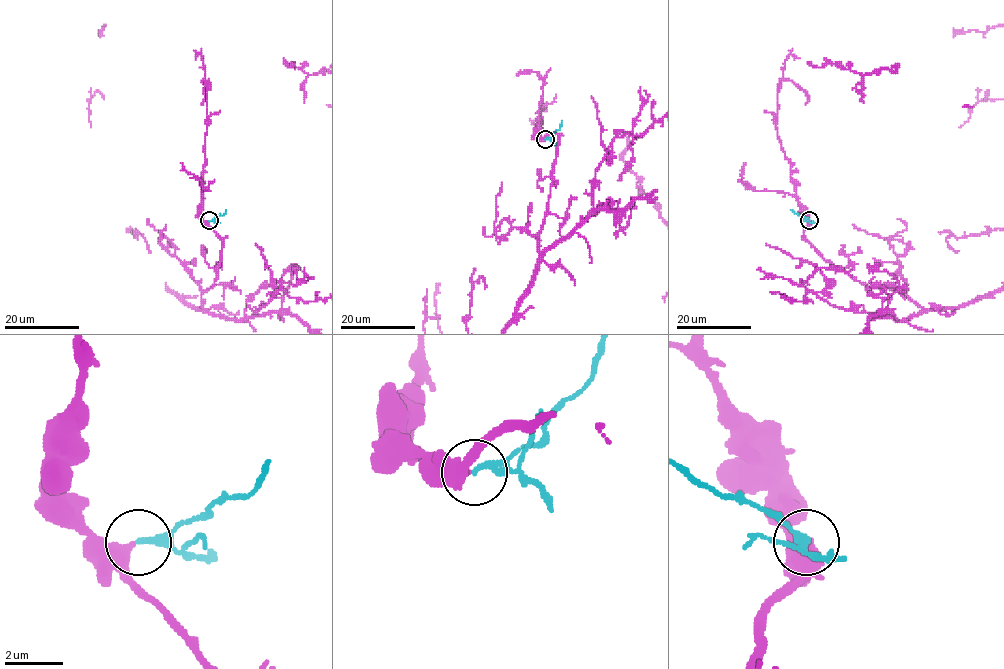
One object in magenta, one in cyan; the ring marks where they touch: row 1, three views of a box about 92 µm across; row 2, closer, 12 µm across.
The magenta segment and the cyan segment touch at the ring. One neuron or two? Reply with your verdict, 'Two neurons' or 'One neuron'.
One neuron

